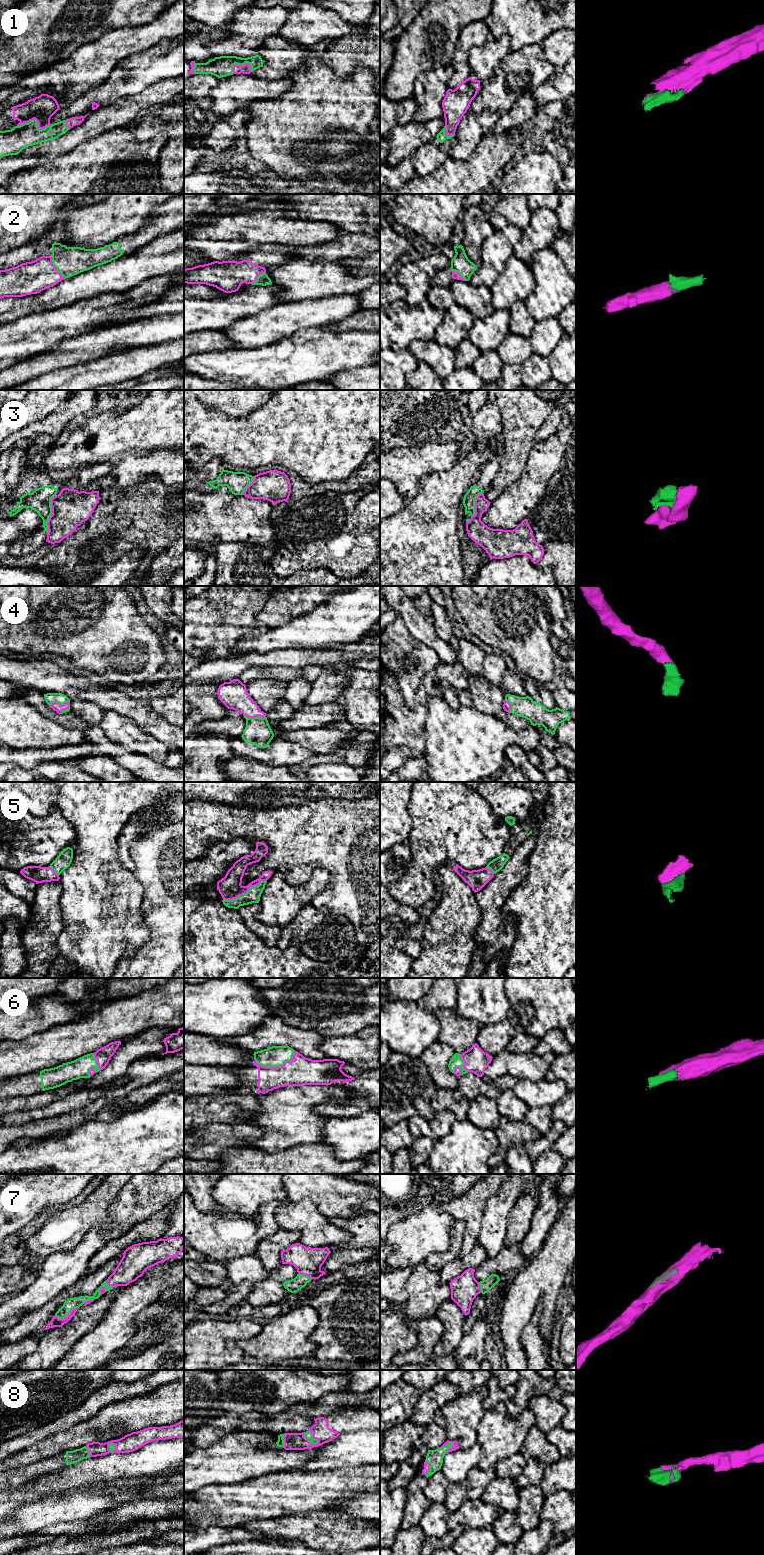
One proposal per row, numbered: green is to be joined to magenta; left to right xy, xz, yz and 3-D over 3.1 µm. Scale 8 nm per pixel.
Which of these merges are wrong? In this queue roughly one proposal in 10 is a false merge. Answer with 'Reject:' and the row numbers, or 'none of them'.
Reject: 3

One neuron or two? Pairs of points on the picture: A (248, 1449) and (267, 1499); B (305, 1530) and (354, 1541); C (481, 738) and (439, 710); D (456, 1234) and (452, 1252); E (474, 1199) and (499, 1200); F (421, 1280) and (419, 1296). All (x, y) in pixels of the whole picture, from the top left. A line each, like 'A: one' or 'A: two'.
A: two
B: one
C: one
D: one
E: two
F: one

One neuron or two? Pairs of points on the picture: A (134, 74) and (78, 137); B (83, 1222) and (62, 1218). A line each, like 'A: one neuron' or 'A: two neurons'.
A: two neurons
B: one neuron

